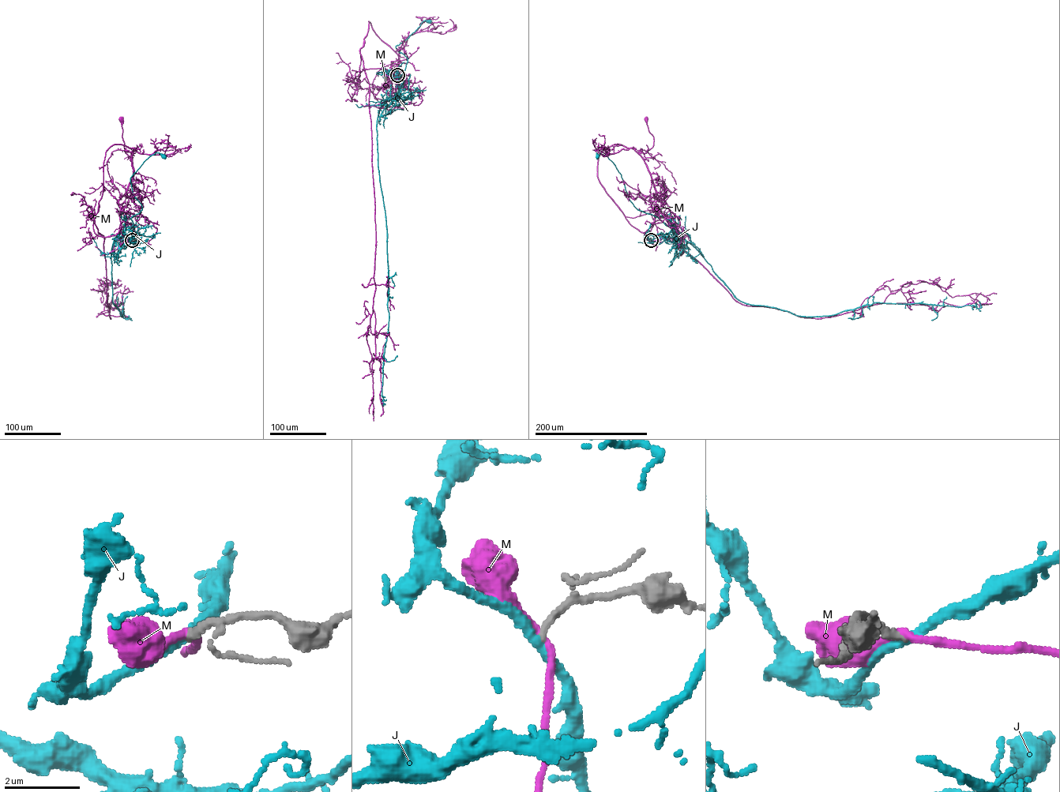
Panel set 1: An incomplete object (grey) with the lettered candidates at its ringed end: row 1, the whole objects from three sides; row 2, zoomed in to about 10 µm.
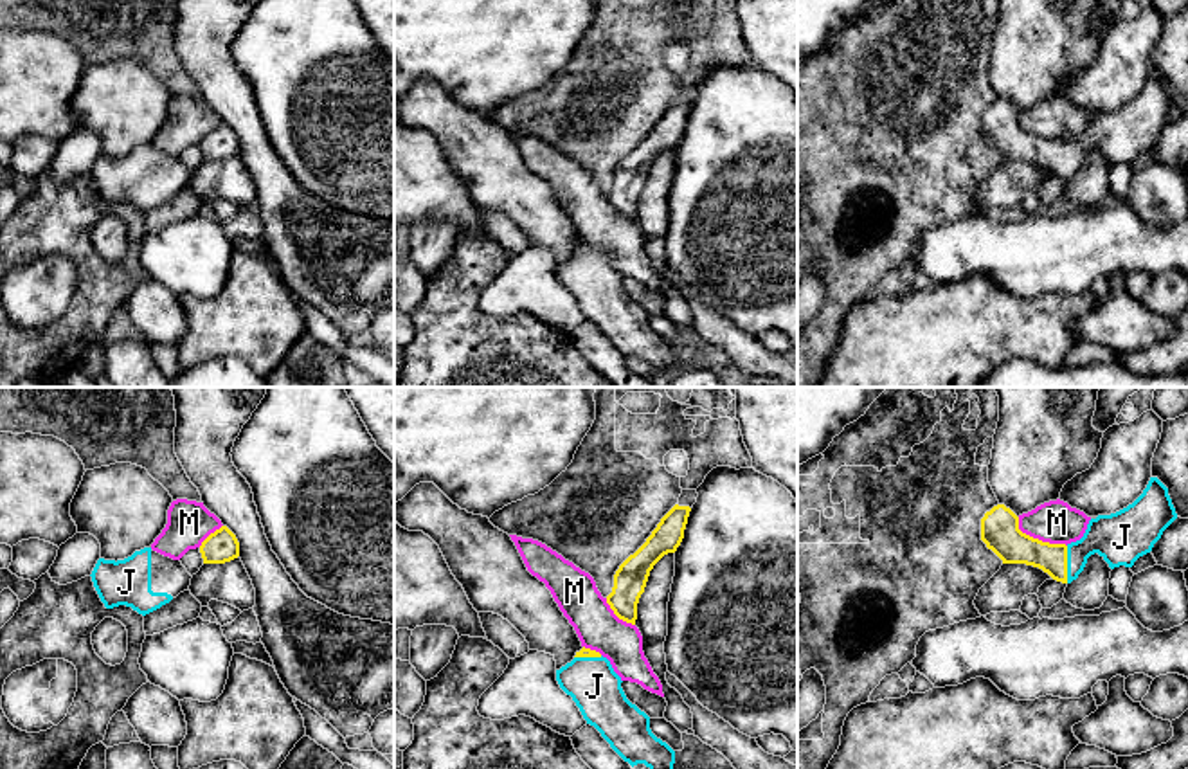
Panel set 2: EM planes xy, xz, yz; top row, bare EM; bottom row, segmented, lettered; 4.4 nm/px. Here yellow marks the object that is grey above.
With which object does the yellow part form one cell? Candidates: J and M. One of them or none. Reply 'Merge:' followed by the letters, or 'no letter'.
Merge: J

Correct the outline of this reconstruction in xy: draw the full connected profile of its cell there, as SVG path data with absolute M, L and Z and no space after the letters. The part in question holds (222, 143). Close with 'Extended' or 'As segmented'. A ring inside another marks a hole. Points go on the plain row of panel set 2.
M221 122L202 139L200 149L203 160L225 160L239 153L239 139L227 122Z. As segmented

